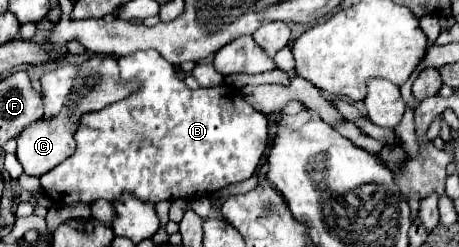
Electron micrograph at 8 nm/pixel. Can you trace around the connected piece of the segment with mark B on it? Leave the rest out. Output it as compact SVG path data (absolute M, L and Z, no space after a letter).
M145 49L145 51L137 51L133 55L127 55L127 57L119 57L119 71L121 71L121 83L129 83L129 81L139 81L139 89L133 91L129 97L117 101L117 103L111 103L107 107L103 107L101 111L95 111L95 113L85 113L79 121L79 127L75 131L75 143L77 143L77 149L75 153L65 159L61 165L57 165L55 169L51 169L49 173L45 173L41 177L41 187L45 189L45 193L49 195L49 199L53 199L55 203L93 203L97 199L107 199L107 201L115 201L119 199L121 195L129 193L129 195L135 195L137 199L141 201L147 201L147 203L157 203L157 201L173 201L173 199L195 199L195 197L203 197L203 195L211 195L215 191L219 191L221 187L225 185L231 185L231 183L239 183L239 181L245 181L249 179L263 153L265 153L265 147L267 147L267 139L269 139L269 123L267 123L267 117L259 111L255 111L239 93L239 89L235 87L227 87L227 85L219 85L219 87L211 87L211 89L205 89L205 87L199 87L195 91L187 89L183 85L183 81L177 77L175 73L175 67L171 63L167 63L157 51L153 49Z

